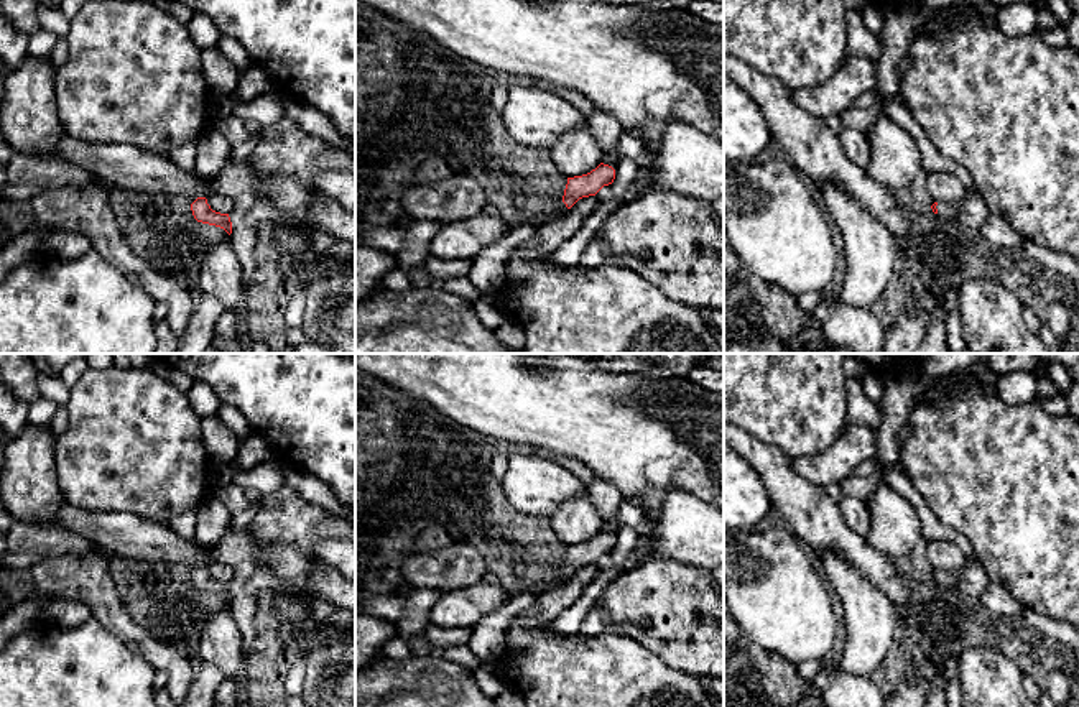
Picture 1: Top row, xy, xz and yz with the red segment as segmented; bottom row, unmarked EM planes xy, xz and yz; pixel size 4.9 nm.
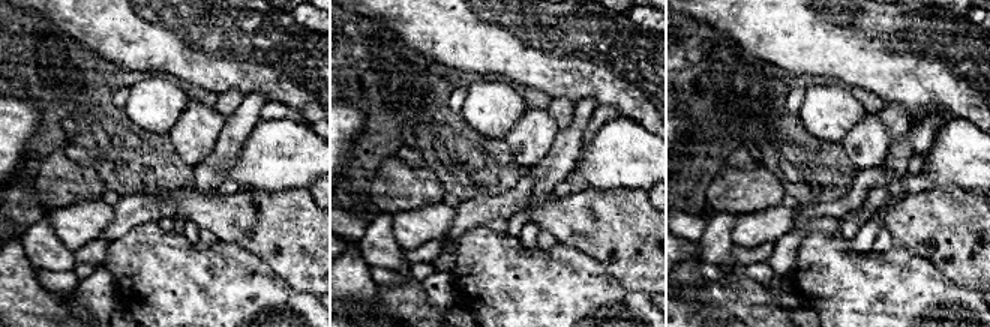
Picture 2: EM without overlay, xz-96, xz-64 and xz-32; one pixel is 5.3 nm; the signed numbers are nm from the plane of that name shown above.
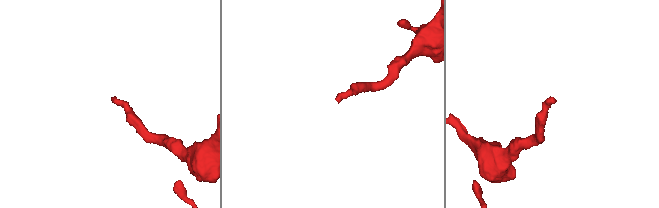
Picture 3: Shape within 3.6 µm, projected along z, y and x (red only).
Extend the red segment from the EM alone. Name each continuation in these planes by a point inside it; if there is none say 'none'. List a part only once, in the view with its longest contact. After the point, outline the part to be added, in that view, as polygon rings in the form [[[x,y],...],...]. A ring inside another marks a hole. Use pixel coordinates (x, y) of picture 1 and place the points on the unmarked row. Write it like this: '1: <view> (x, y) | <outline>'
1: yz (948, 579) | [[[938,571],[936,577],[938,584],[946,589],[957,587],[961,580],[961,571]]]

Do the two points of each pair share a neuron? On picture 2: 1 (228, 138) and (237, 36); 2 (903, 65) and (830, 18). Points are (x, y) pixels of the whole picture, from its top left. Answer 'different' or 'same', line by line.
1: different
2: same

